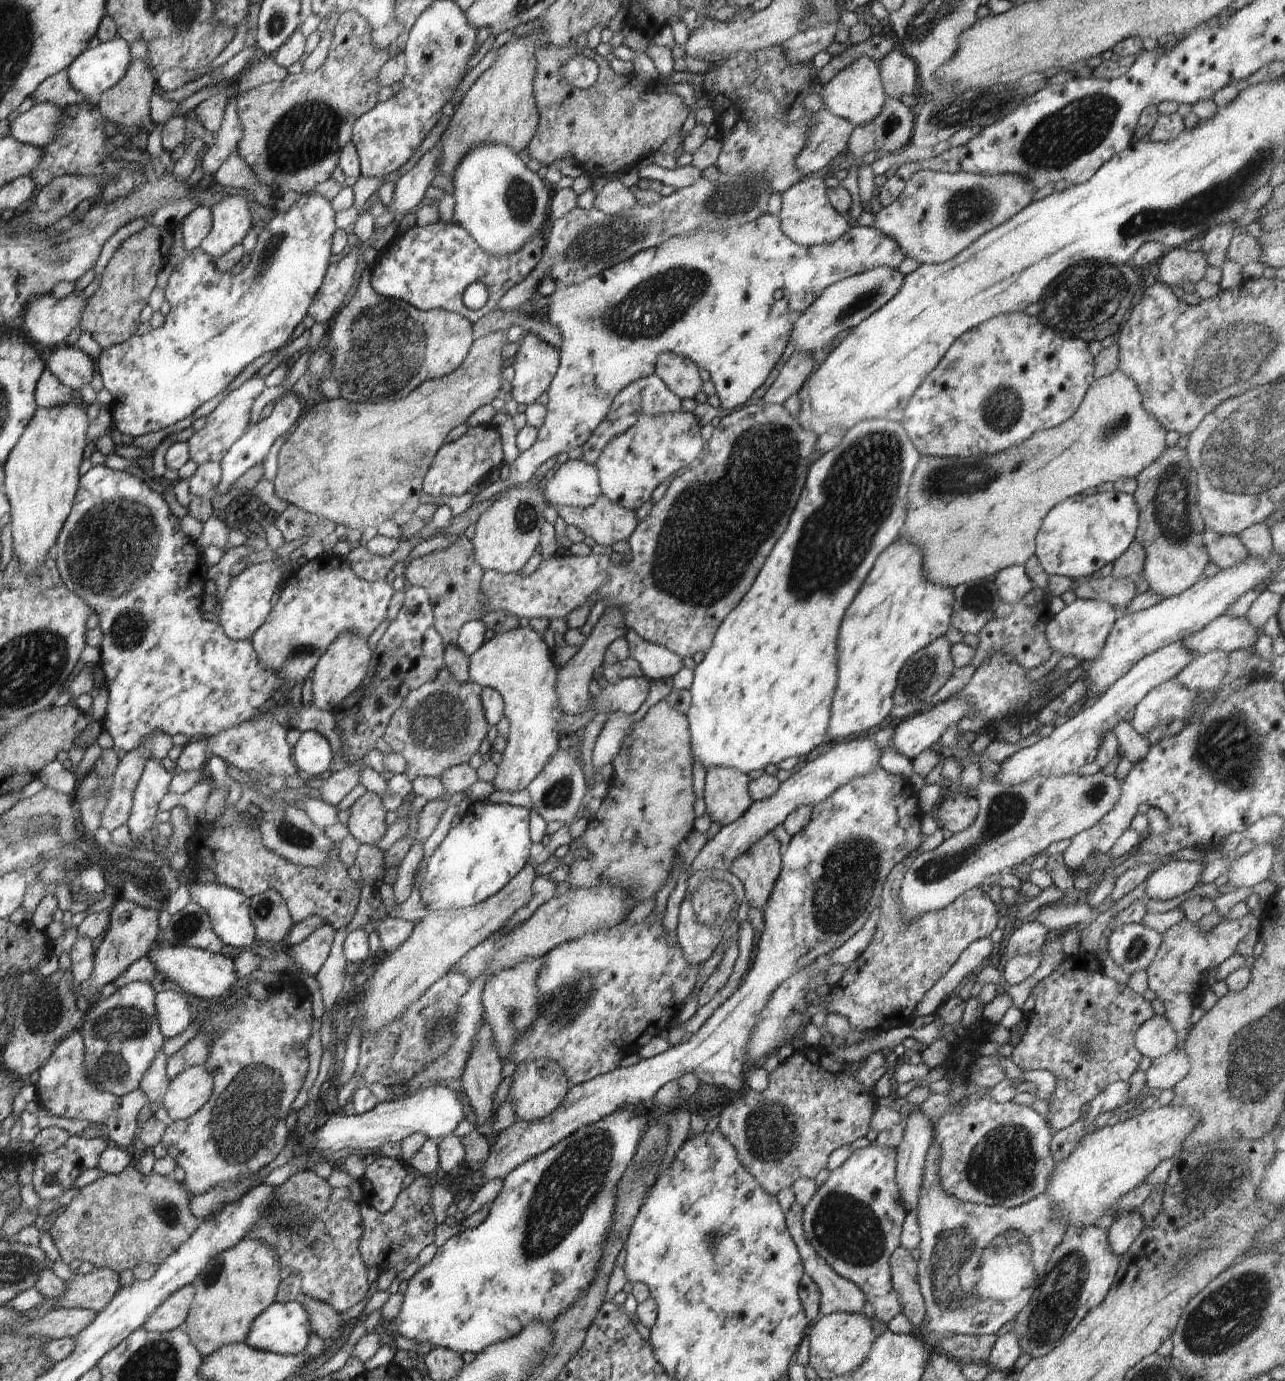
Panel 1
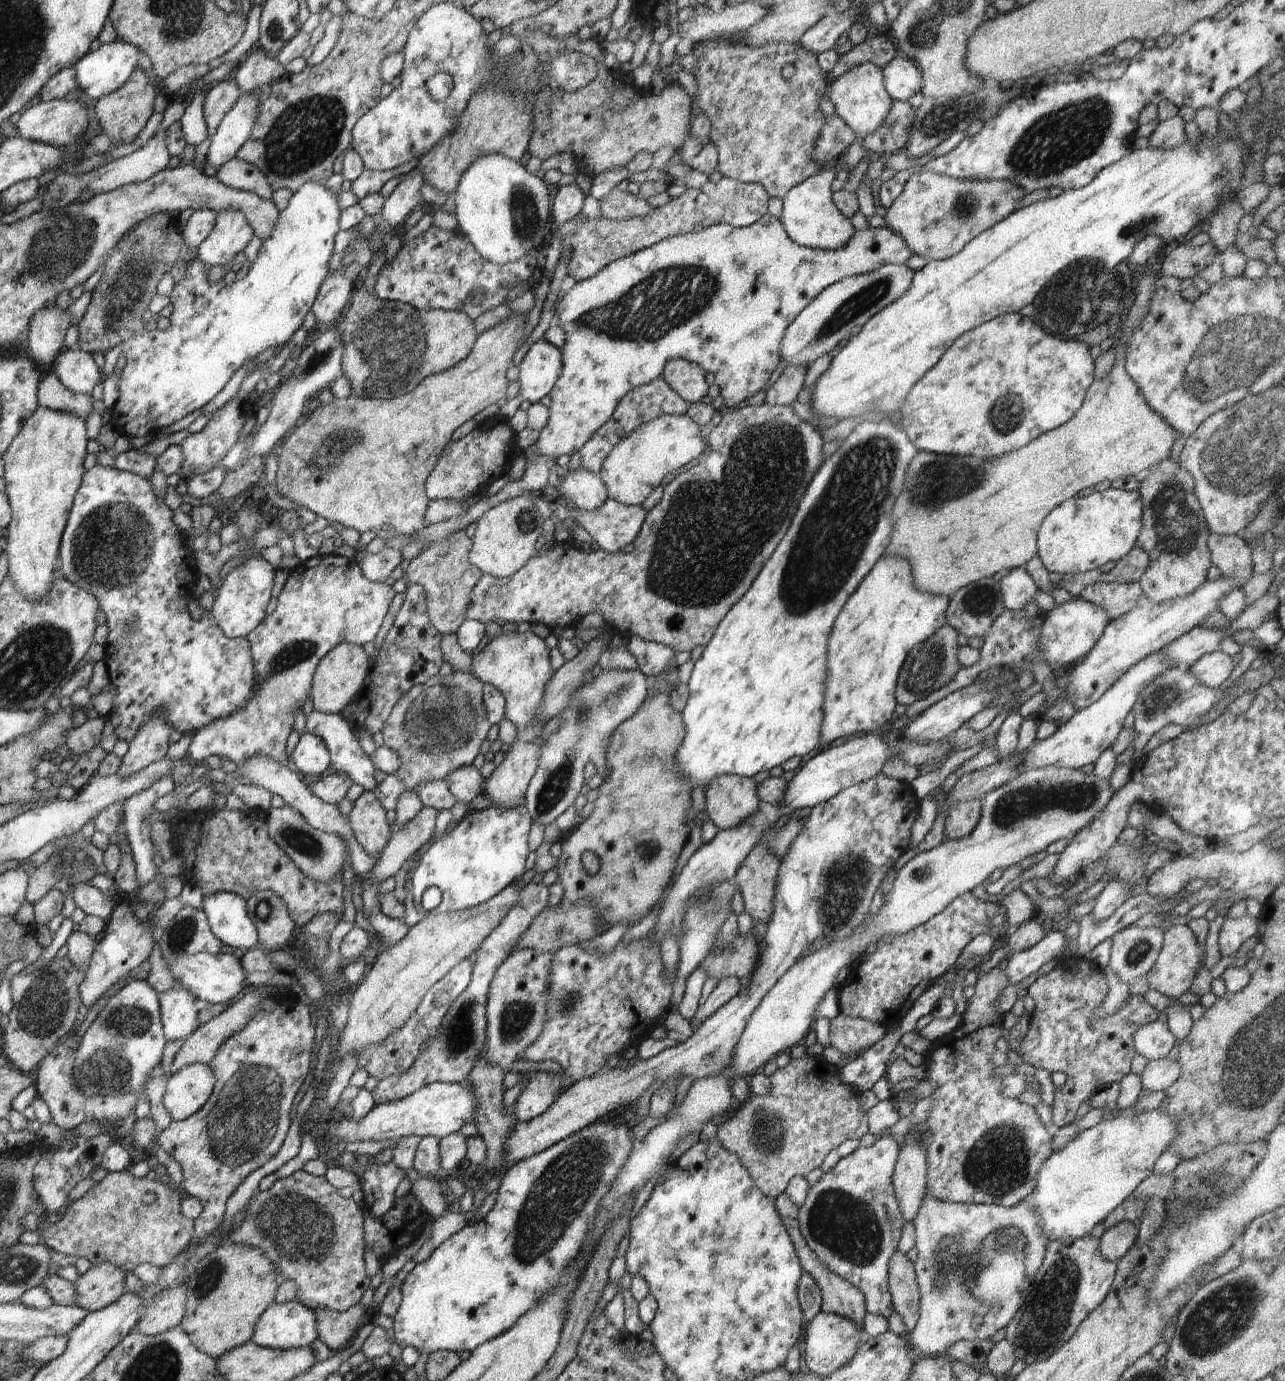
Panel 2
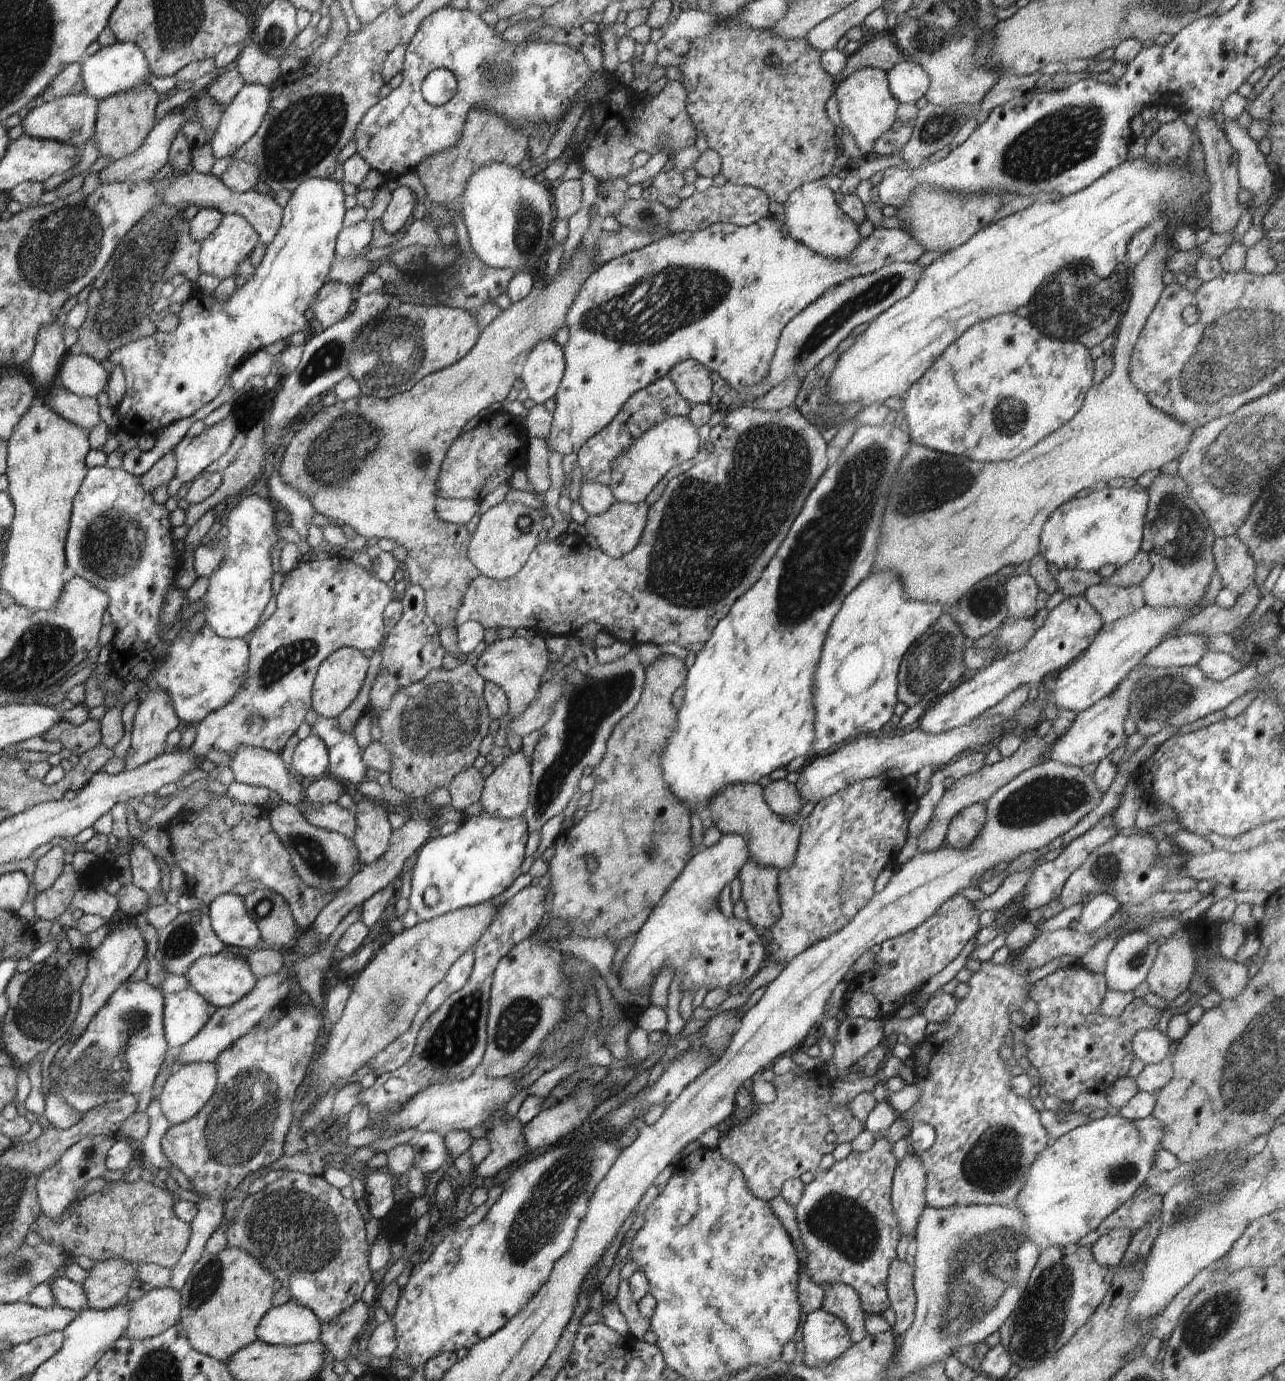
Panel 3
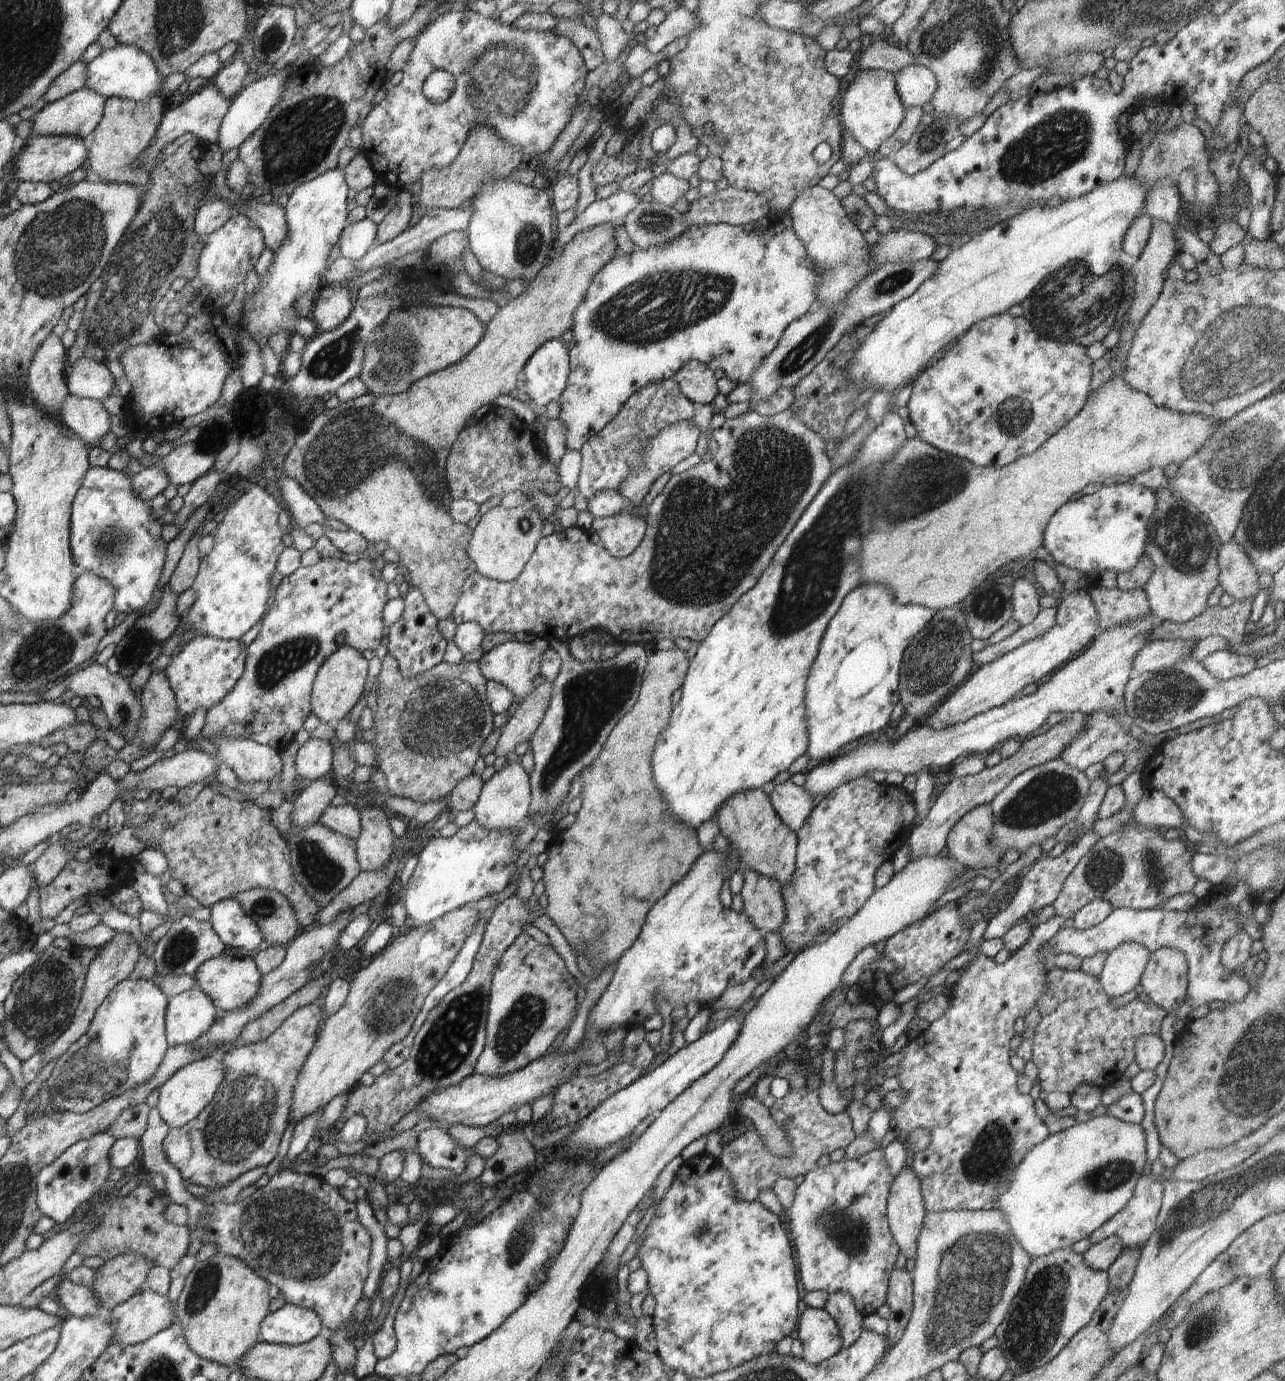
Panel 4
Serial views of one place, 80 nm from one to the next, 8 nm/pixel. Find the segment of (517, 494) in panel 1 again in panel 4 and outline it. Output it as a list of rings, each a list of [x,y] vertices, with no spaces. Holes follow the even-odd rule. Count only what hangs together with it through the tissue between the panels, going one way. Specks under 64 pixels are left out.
[[[497,505],[481,516],[473,529],[472,538],[467,546],[467,555],[482,576],[495,581],[510,582],[522,572],[537,542],[542,538],[543,521],[544,516],[537,508],[506,508]]]

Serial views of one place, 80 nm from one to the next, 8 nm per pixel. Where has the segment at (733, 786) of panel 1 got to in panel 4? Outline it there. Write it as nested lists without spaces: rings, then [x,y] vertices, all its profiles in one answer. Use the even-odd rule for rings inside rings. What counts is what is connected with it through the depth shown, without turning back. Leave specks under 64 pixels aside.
[[[762,789],[733,794],[717,808],[714,820],[739,854],[740,862],[748,869],[777,880],[782,887],[792,878],[797,855],[797,833],[782,822]]]

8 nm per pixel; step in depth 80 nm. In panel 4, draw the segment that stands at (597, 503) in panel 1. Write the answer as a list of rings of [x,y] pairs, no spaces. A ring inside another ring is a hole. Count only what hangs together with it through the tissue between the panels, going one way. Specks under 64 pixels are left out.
[[[630,505],[622,512],[607,516],[604,518],[593,518],[590,533],[596,532],[600,537],[599,543],[609,552],[611,557],[615,559],[626,558],[632,554],[639,547],[642,539],[645,537],[646,521],[645,521],[646,507],[637,507]]]

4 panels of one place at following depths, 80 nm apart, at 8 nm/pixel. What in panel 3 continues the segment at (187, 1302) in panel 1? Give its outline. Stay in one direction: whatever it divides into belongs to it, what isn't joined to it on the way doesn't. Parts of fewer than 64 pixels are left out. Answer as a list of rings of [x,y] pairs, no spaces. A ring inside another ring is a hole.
[[[171,1286],[152,1289],[142,1298],[128,1301],[129,1325],[125,1336],[144,1340],[162,1334],[181,1319],[181,1294]]]

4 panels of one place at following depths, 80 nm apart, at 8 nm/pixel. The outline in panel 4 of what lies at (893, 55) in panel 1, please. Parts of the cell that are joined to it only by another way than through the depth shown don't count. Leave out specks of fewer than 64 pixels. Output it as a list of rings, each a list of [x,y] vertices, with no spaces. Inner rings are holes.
[[[912,63],[895,72],[896,92],[905,107],[922,107],[937,89],[937,80],[928,67]]]

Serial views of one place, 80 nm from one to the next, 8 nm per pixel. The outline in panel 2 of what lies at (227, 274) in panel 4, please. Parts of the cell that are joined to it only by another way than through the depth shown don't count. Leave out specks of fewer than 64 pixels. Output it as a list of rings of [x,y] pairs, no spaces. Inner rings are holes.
[[[238,209],[218,211],[212,232],[197,248],[197,258],[208,268],[228,264],[243,251],[255,232]]]

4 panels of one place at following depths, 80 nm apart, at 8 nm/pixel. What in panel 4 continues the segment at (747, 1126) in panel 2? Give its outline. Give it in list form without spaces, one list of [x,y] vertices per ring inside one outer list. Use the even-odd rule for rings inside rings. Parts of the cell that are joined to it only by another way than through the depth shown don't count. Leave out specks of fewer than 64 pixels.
[[[808,1087],[788,1091],[781,1099],[776,1099],[774,1106],[769,1108],[770,1116],[786,1133],[791,1144],[789,1155],[776,1156],[766,1146],[764,1139],[756,1130],[748,1130],[723,1146],[718,1157],[719,1163],[726,1167],[737,1188],[736,1196],[747,1201],[756,1201],[765,1190],[773,1190],[776,1179],[784,1177],[794,1179],[799,1174],[806,1174],[816,1168],[817,1160],[824,1154],[829,1154],[846,1148],[855,1139],[852,1119],[845,1111],[838,1114],[826,1112],[820,1103],[818,1089]]]

